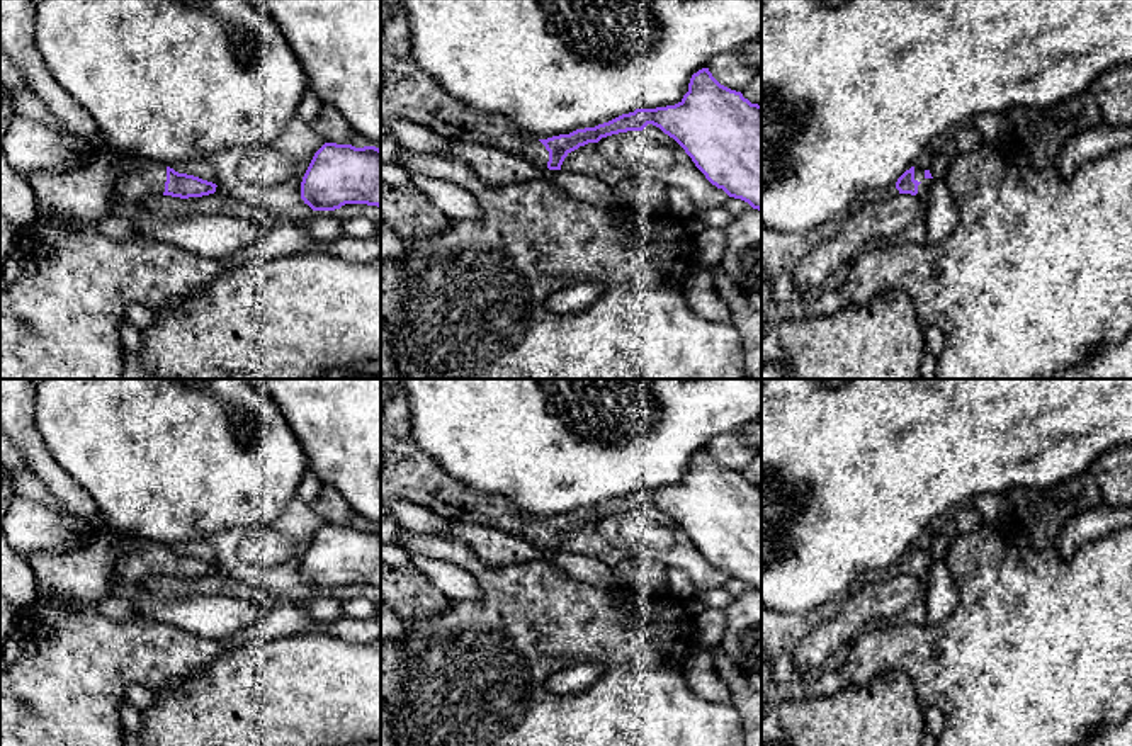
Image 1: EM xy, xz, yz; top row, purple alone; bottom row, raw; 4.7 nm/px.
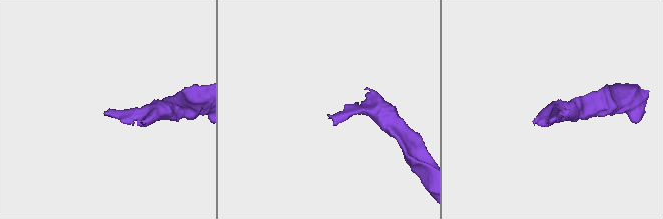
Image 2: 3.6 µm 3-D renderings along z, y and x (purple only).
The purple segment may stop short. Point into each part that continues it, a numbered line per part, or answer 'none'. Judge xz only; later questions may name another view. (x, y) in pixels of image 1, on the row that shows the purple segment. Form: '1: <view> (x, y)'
1: xz (407, 92)

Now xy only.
1: xy (140, 179)

